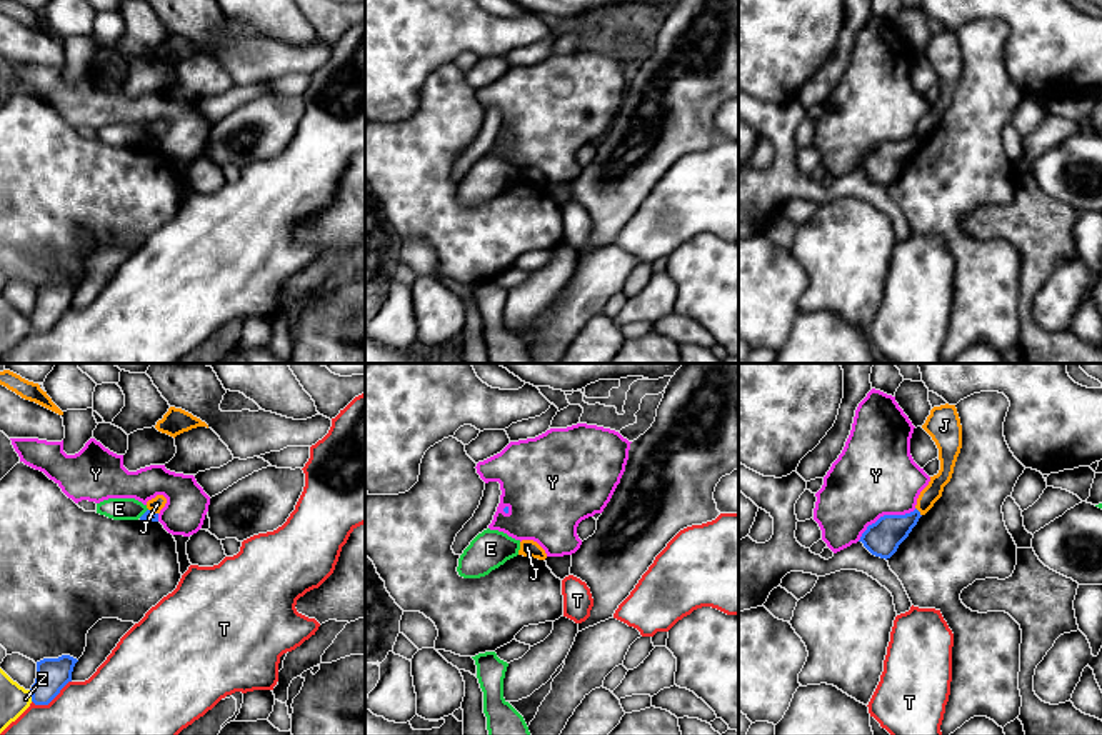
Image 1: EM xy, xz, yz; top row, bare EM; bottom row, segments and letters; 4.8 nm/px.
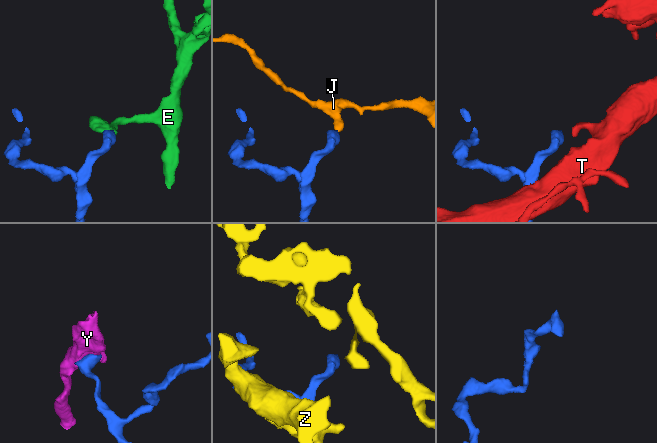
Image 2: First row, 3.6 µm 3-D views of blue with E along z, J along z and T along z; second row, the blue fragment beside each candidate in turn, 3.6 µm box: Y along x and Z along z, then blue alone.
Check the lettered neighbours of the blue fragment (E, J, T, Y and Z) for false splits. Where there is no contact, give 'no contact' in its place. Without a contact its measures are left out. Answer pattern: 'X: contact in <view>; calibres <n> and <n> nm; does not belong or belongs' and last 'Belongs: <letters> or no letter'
E: contact in xy; calibres 60 and 110 nm; does not belong
J: contact in yz; calibres 170 and 90 nm; does not belong
T: contact in xy; calibres 160 and 500 nm; does not belong
Y: contact in yz; calibres 170 and 400 nm; does not belong
Z: contact in xy; calibres 160 and 140 nm; does not belong
Belongs: no letter

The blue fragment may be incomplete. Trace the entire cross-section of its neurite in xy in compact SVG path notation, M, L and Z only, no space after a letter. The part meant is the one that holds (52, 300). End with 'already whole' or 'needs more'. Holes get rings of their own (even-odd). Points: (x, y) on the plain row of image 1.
M70 282L37 288L37 305L30 315L32 328L35 332L48 332L72 308L72 298L77 288Z; already whole

